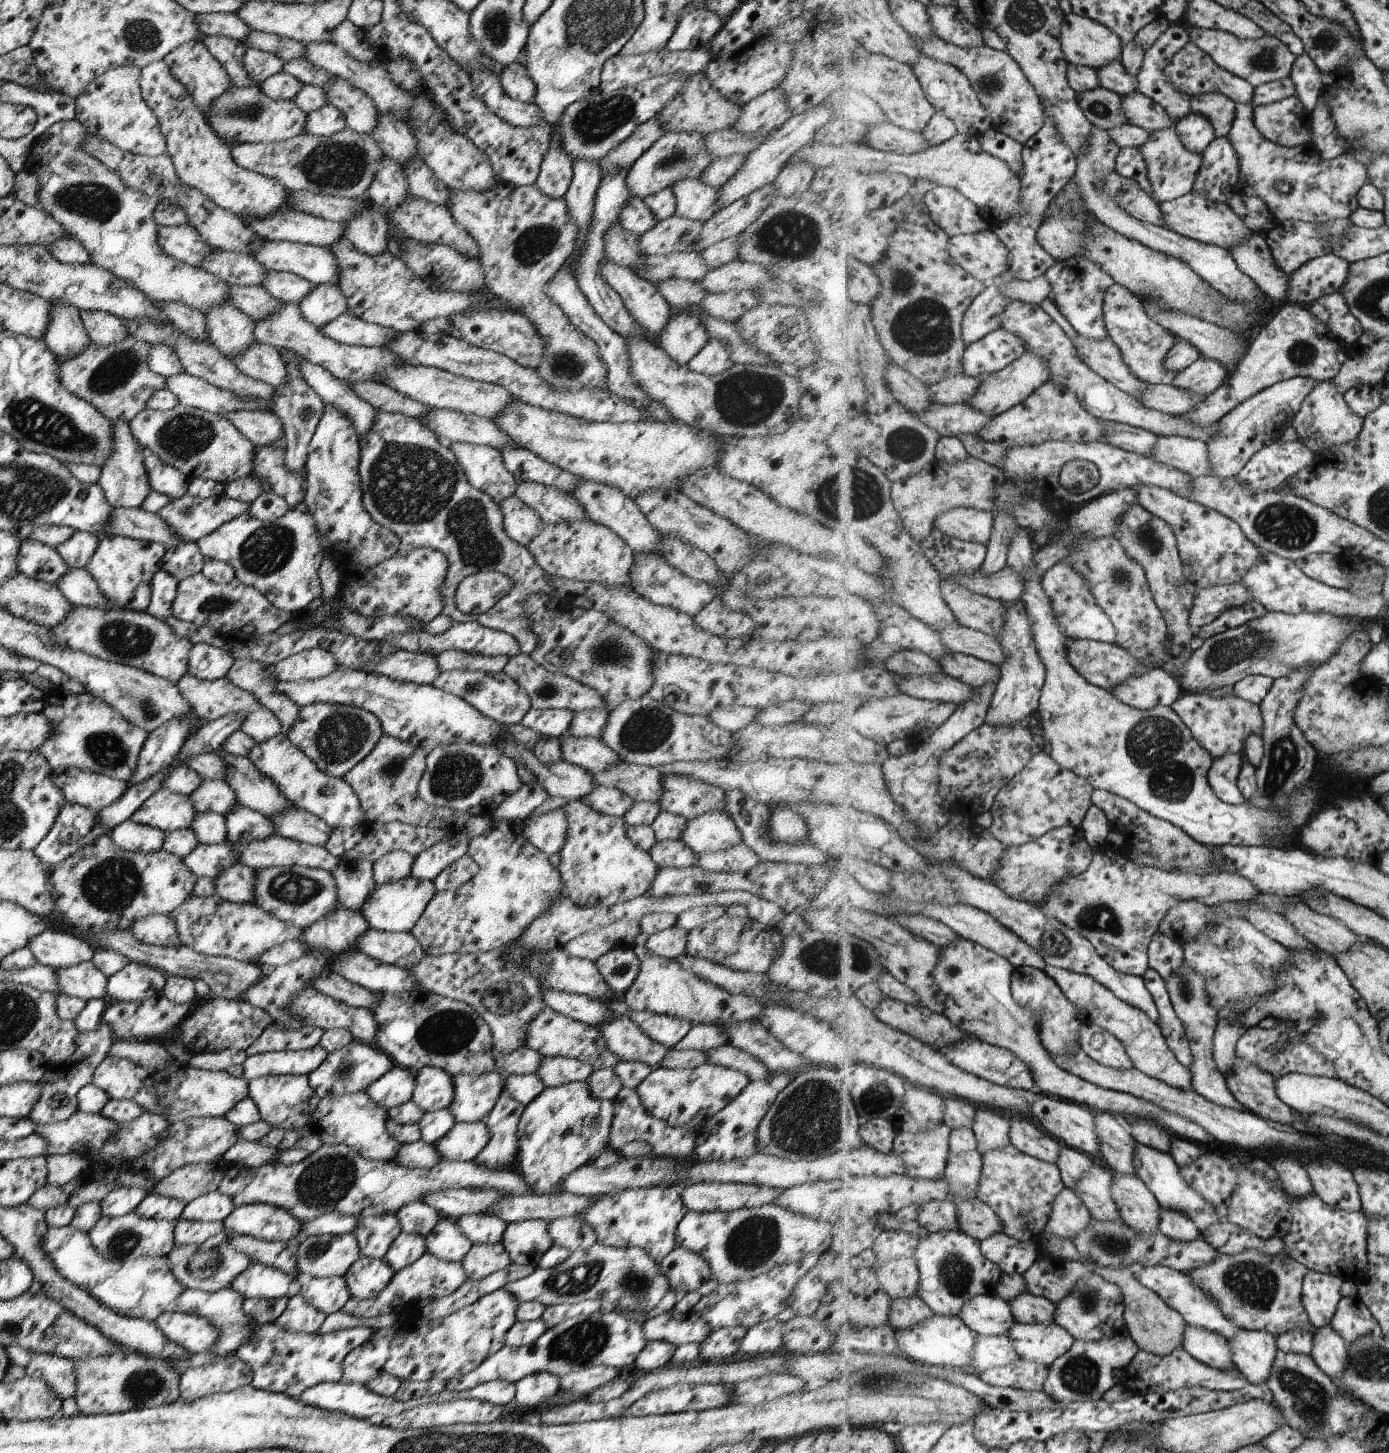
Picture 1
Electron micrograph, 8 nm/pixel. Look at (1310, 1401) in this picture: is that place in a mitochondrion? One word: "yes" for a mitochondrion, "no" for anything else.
yes

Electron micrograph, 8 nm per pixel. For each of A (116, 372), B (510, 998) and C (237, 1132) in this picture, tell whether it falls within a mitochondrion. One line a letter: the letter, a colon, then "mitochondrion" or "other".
A: mitochondrion
B: mitochondrion
C: other

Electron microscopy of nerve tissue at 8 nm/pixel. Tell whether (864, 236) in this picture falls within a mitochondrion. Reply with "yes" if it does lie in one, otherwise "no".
no

